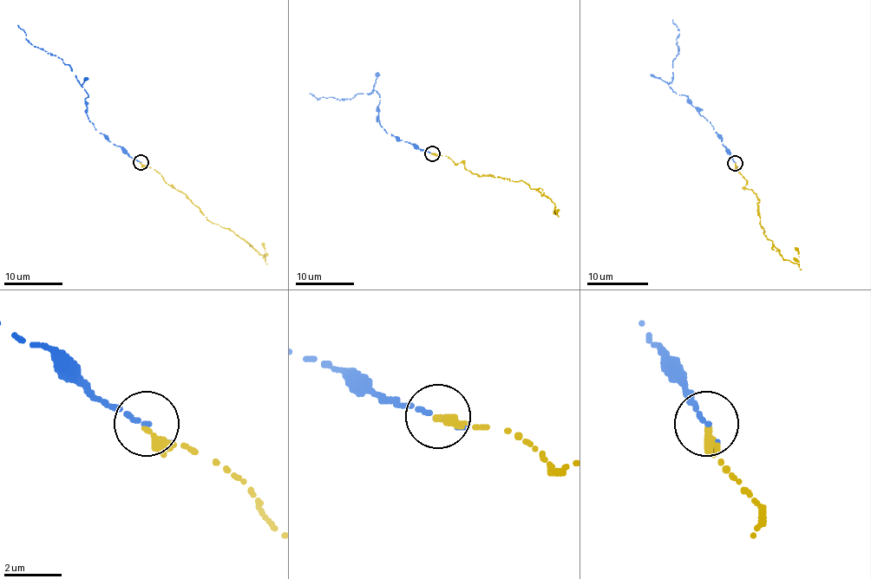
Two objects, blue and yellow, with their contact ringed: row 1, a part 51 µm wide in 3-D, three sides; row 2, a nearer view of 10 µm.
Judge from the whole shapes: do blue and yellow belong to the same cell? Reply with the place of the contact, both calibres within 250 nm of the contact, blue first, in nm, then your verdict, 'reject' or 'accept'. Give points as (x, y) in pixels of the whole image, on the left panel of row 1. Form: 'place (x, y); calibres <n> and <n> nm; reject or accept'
place (140, 162); calibres 180 and 340 nm; accept

